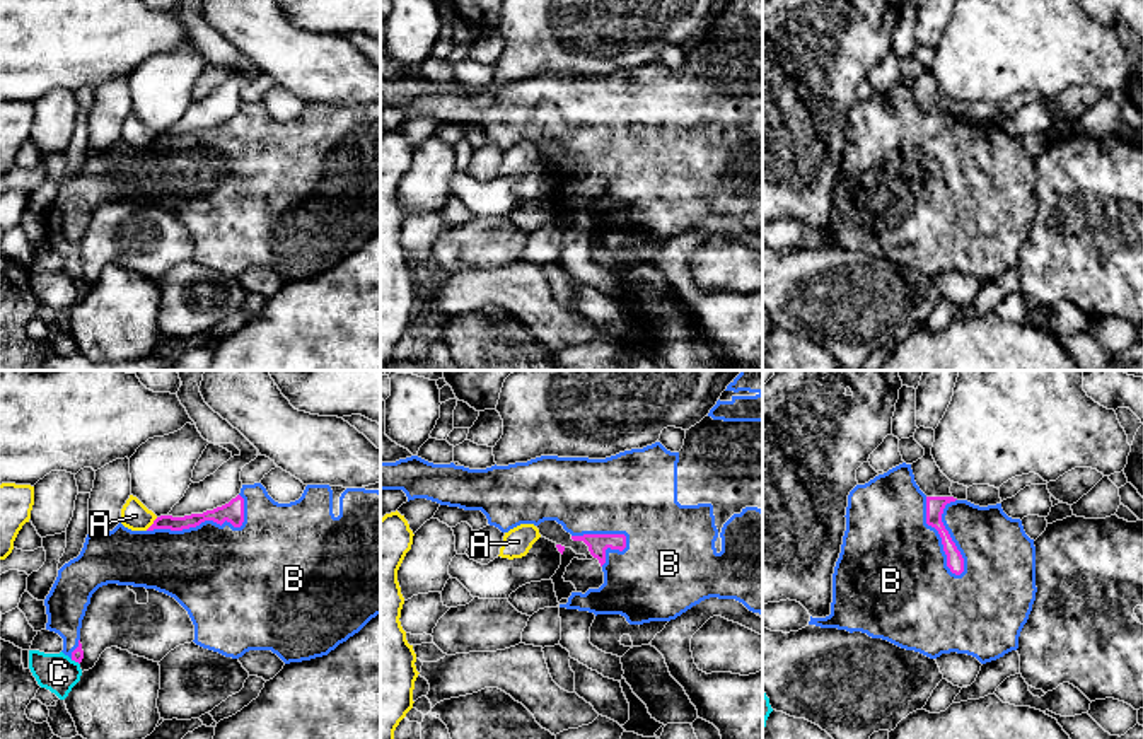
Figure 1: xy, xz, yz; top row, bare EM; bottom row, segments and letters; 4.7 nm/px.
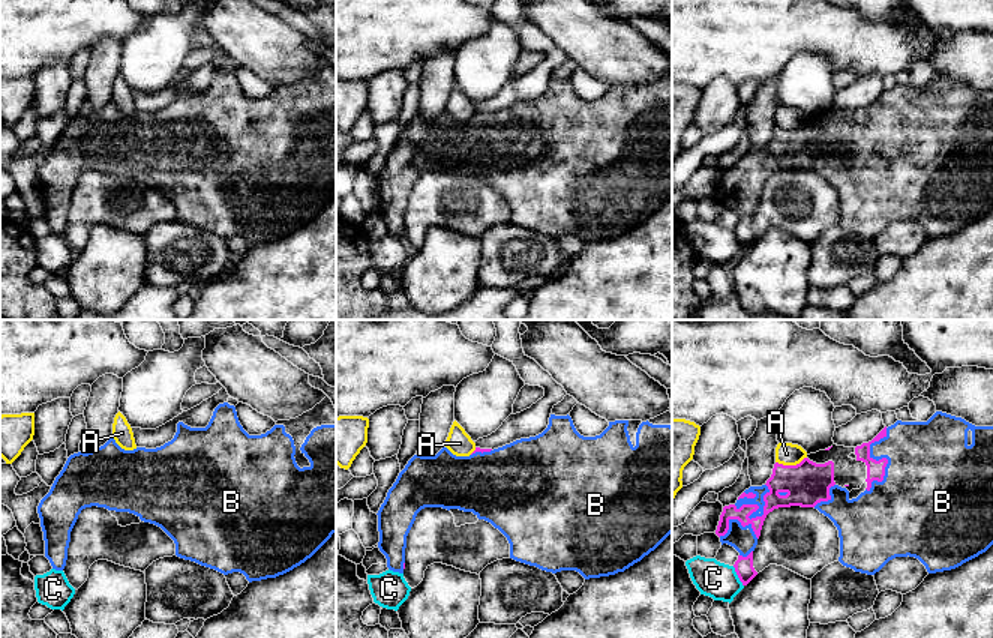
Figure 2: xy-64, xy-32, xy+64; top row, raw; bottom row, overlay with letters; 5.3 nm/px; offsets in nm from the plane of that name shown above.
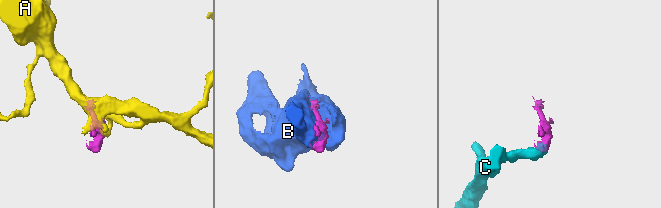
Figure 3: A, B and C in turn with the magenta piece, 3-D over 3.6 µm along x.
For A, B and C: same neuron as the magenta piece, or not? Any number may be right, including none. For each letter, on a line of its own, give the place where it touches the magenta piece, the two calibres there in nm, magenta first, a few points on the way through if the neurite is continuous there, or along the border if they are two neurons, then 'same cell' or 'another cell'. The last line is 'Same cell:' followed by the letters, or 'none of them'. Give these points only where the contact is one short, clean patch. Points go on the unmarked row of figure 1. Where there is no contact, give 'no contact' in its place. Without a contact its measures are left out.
A: xy (152, 142) | 70/140 nm | another cell
B: yz (940, 154) | 90/480 nm | same cell
C: xy (75, 279) | 60/180 nm | along xy (70, 277), (79, 282) | another cell
Same cell: B

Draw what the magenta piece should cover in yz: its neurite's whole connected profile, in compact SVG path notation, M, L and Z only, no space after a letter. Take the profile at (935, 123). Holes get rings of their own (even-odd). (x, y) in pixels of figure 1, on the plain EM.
M899 82L848 113L846 148L833 191L831 232L809 242L862 249L930 276L967 271L981 282L1018 266L1018 254L1036 218L1036 164L1020 137L1008 135L1001 121L979 125L954 114L926 114L914 99L911 82Z

